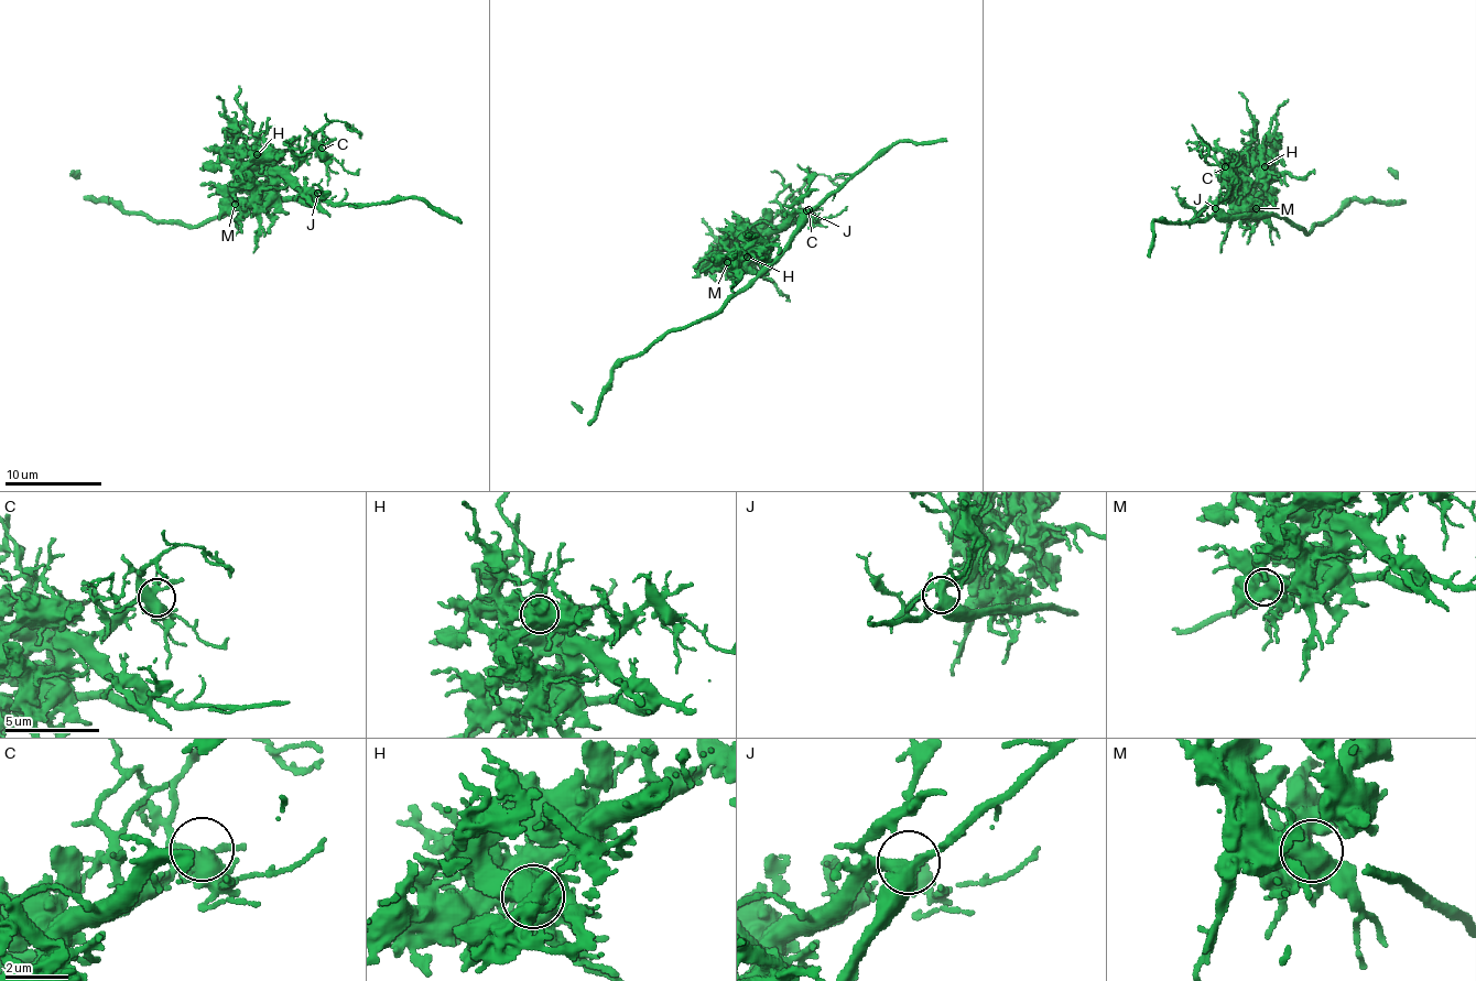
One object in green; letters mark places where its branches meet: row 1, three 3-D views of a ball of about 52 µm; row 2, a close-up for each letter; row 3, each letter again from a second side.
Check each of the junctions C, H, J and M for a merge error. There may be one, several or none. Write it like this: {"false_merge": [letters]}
{"false_merge": ["H"]}

